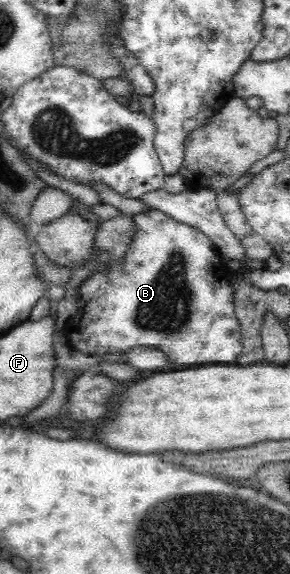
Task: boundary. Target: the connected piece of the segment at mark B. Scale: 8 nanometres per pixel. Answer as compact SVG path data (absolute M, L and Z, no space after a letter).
M151 209L146 213L131 215L133 217L133 230L131 230L131 240L125 254L121 258L109 260L105 264L99 264L101 270L91 270L87 278L77 287L76 307L77 312L69 317L65 326L65 335L69 344L86 355L106 355L118 354L130 351L135 347L155 347L159 348L168 356L168 362L173 364L183 364L183 366L201 366L201 364L229 364L236 362L241 356L242 342L240 324L235 317L233 308L233 297L231 297L230 279L232 272L222 259L217 248L213 246L212 240L203 231L193 229L188 224L179 222L167 216L160 210Z

